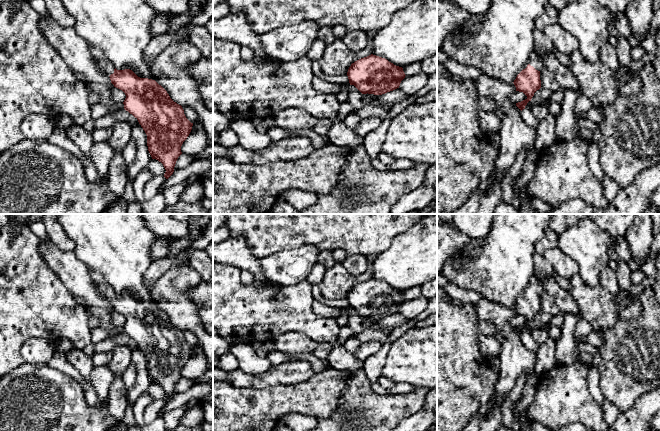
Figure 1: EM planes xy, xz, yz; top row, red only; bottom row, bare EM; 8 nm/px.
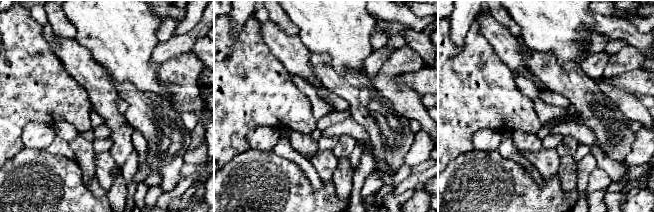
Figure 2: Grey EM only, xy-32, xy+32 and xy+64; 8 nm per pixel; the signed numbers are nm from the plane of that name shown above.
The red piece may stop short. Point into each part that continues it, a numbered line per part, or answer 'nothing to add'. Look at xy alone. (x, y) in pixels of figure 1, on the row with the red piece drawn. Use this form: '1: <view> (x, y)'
1: xy (102, 62)

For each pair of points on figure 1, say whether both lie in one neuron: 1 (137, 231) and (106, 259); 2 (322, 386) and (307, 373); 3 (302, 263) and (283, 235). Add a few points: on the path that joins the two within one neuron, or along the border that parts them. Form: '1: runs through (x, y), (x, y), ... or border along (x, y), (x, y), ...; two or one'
1: runs through (129, 239), (124, 241), (114, 251); one
2: border along (314, 374), (305, 380), (289, 385); two
3: border along (316, 248), (312, 245), (302, 245), (269, 254); two

